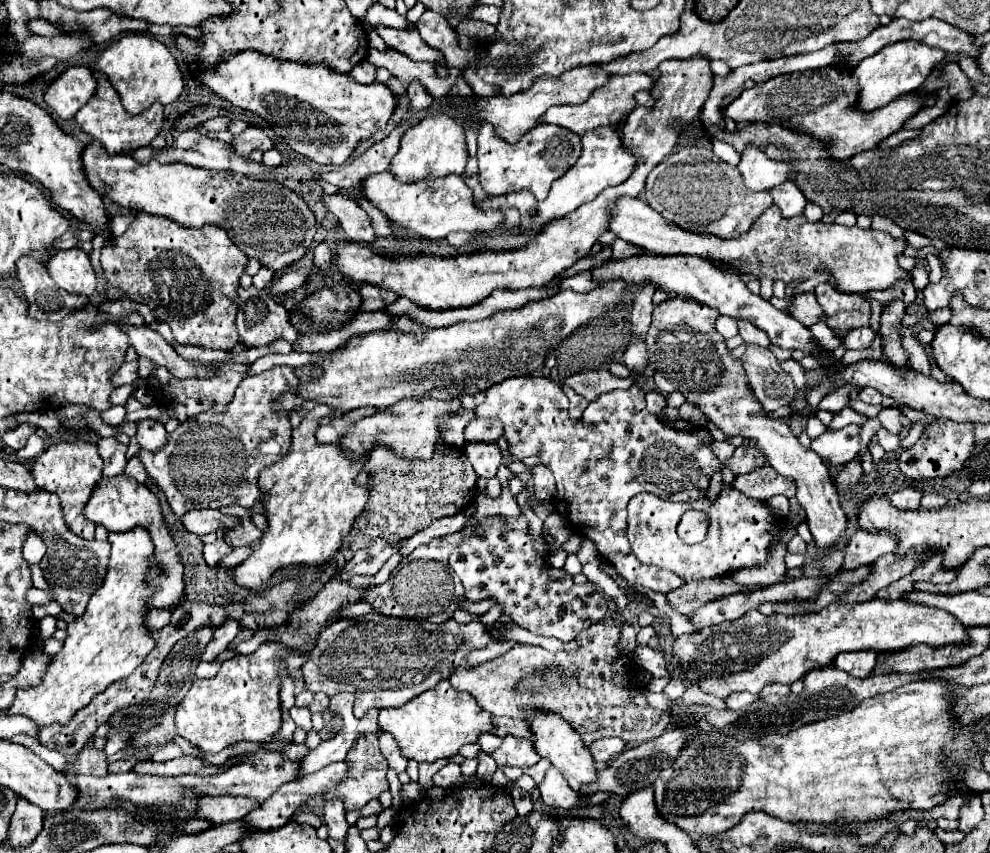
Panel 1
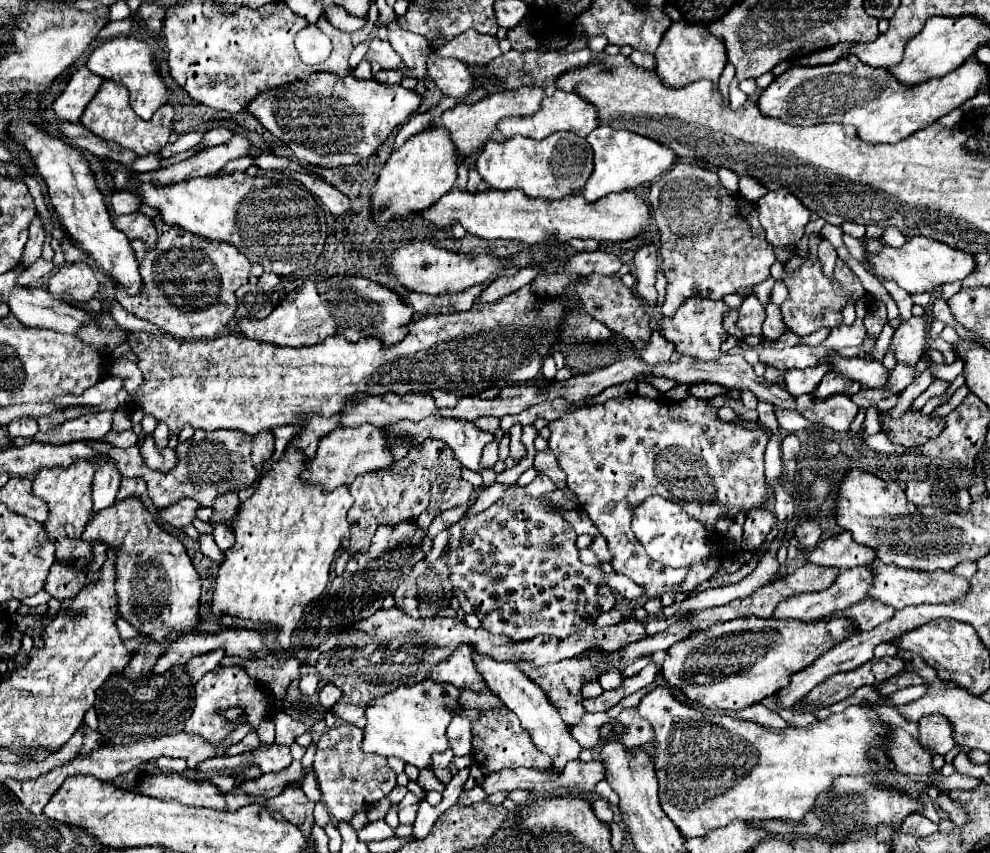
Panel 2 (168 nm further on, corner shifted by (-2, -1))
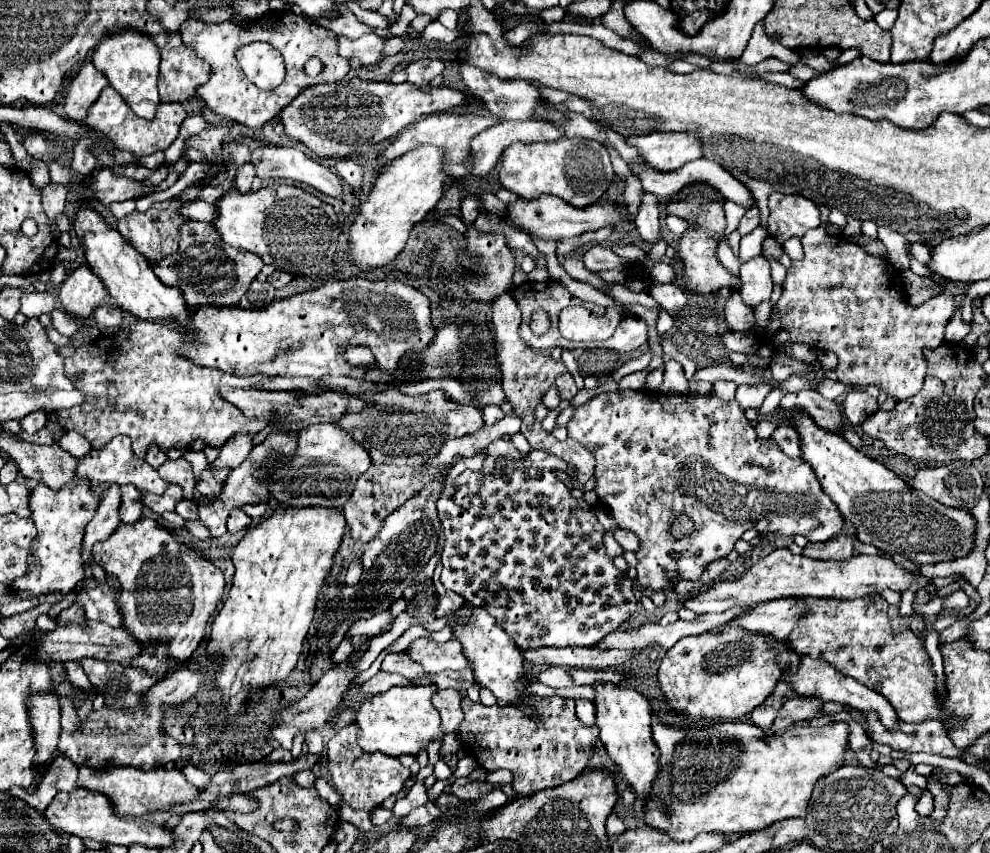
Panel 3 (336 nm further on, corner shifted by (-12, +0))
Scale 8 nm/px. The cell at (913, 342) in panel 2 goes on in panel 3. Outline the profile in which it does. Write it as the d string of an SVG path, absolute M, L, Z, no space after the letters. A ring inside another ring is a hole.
M824 227L810 229L802 245L804 259L792 261L782 283L782 297L764 331L766 339L760 341L774 349L774 345L790 343L790 333L798 333L798 341L838 355L838 381L860 387L878 385L898 401L914 397L928 369L924 349L944 343L946 323L960 297L946 289L914 309L906 303L902 275L886 259L868 255L842 235L828 235Z

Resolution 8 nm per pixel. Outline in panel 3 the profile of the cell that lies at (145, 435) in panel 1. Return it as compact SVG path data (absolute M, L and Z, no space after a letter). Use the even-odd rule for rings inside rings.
M168 459L160 465L158 469L160 477L164 477L164 481L172 481L176 485L180 485L184 489L184 497L186 499L194 499L194 475L192 475L192 467L186 459Z

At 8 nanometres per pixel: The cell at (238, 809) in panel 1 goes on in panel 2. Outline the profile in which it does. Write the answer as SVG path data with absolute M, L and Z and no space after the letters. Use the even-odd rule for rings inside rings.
M180 774L144 776L132 790L160 800L178 800L180 804L192 808L214 808L214 810L226 808L222 792L212 782L188 780L186 776Z

